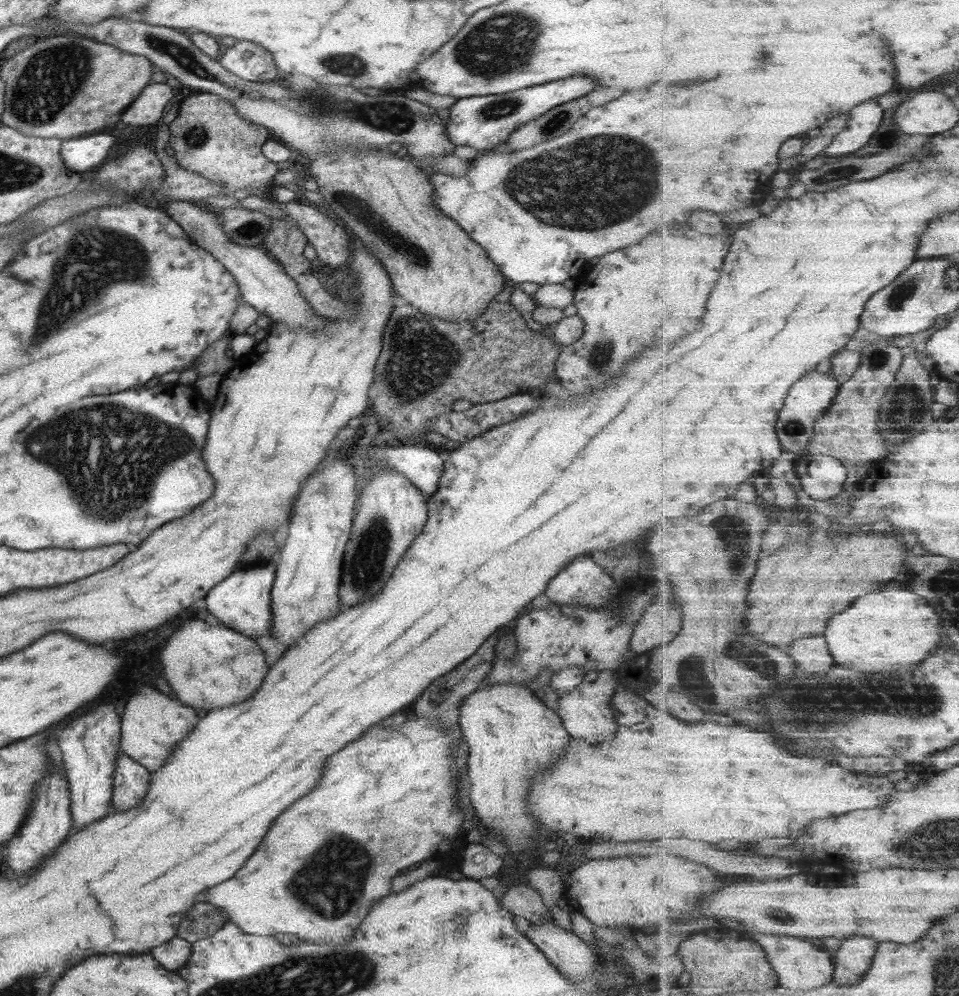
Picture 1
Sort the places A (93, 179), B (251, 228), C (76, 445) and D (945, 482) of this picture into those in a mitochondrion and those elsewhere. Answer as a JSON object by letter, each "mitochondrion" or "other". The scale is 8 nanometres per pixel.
{"A":"other","B":"mitochondrion","C":"mitochondrion","D":"other"}

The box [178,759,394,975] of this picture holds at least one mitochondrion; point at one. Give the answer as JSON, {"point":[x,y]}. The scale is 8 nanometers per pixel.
{"point":[334,898]}

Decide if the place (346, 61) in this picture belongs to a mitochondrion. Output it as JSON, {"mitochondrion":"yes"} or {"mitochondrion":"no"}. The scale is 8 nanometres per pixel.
{"mitochondrion":"yes"}

